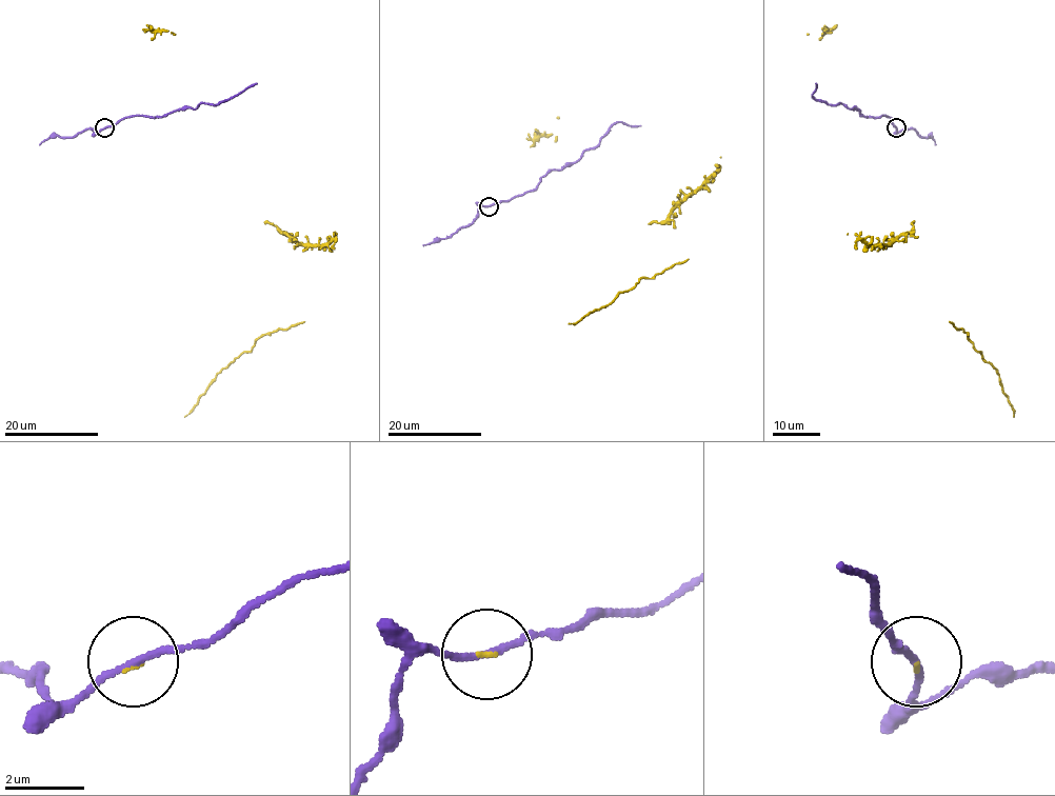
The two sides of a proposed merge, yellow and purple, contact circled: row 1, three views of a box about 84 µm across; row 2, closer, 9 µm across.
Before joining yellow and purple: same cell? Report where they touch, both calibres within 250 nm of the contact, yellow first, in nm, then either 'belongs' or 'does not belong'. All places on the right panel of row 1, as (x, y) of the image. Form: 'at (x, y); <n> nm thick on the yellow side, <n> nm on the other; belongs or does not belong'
at (896, 127); 60 nm thick on the yellow side, 150 nm on the other; belongs

